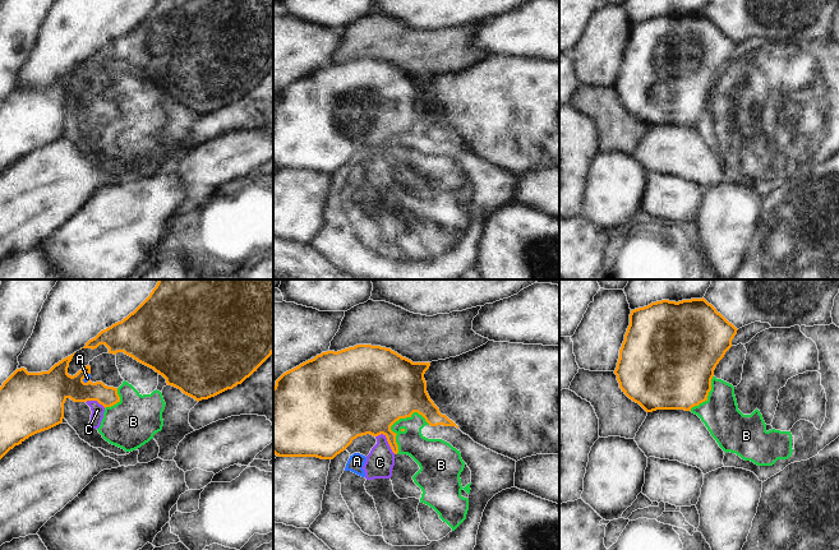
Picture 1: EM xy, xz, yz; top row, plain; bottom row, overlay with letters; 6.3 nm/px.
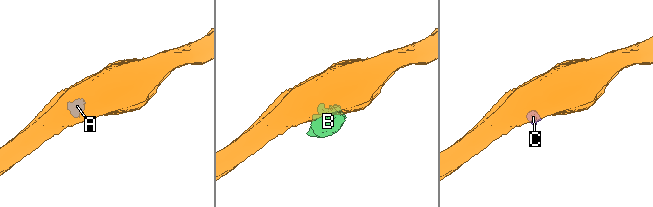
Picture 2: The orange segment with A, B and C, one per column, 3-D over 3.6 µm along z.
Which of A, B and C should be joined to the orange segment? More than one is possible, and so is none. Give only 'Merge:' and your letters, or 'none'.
Merge: none

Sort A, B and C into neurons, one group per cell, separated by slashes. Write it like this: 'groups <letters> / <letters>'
groups A B C

